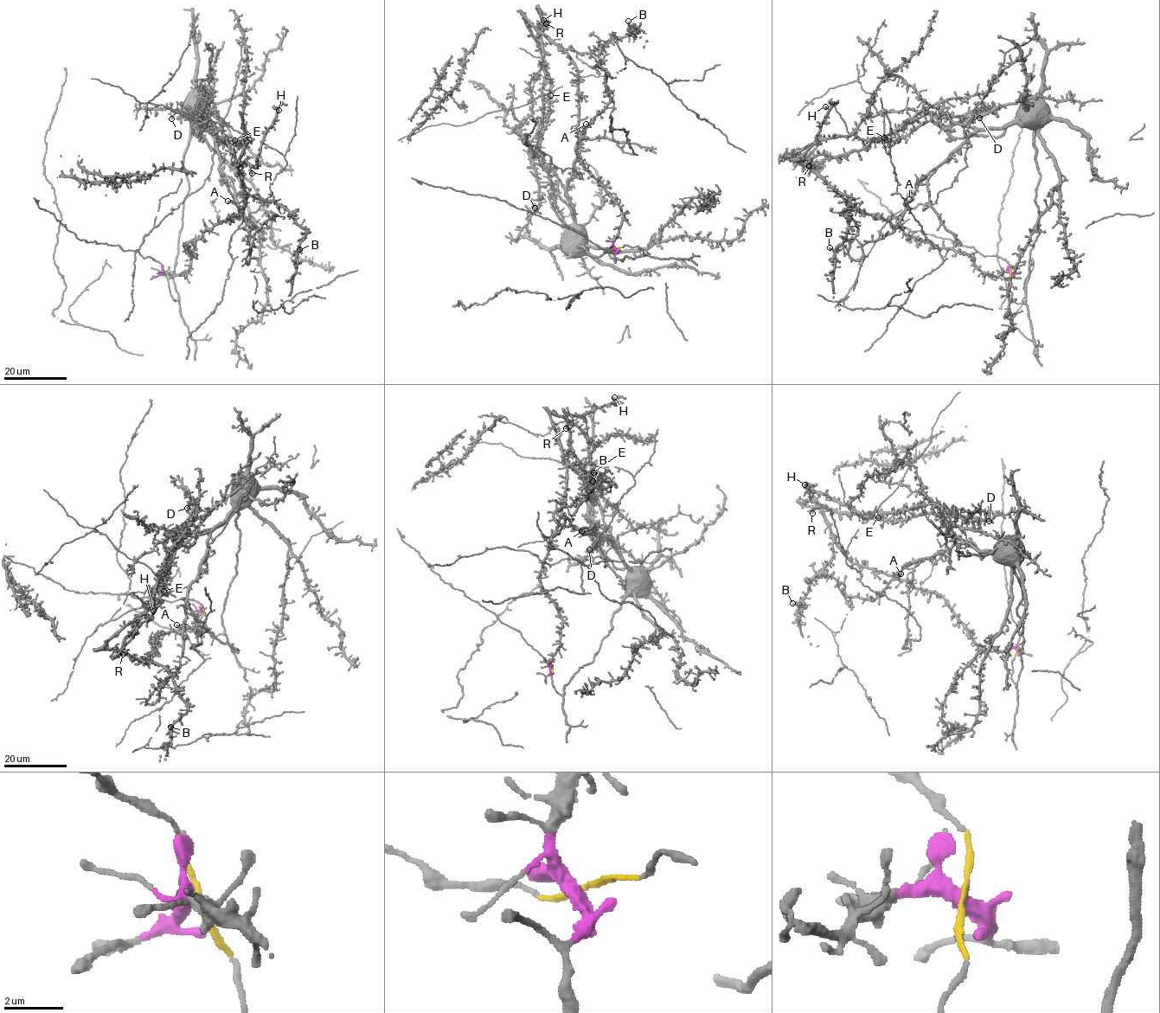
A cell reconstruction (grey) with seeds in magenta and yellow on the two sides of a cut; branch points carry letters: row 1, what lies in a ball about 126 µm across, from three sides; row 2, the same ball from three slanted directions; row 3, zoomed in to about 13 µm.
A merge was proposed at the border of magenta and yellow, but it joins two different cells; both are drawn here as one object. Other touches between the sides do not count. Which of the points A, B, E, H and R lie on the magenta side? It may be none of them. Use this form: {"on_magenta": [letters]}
{"on_magenta": ["B", "E", "H", "R"]}

